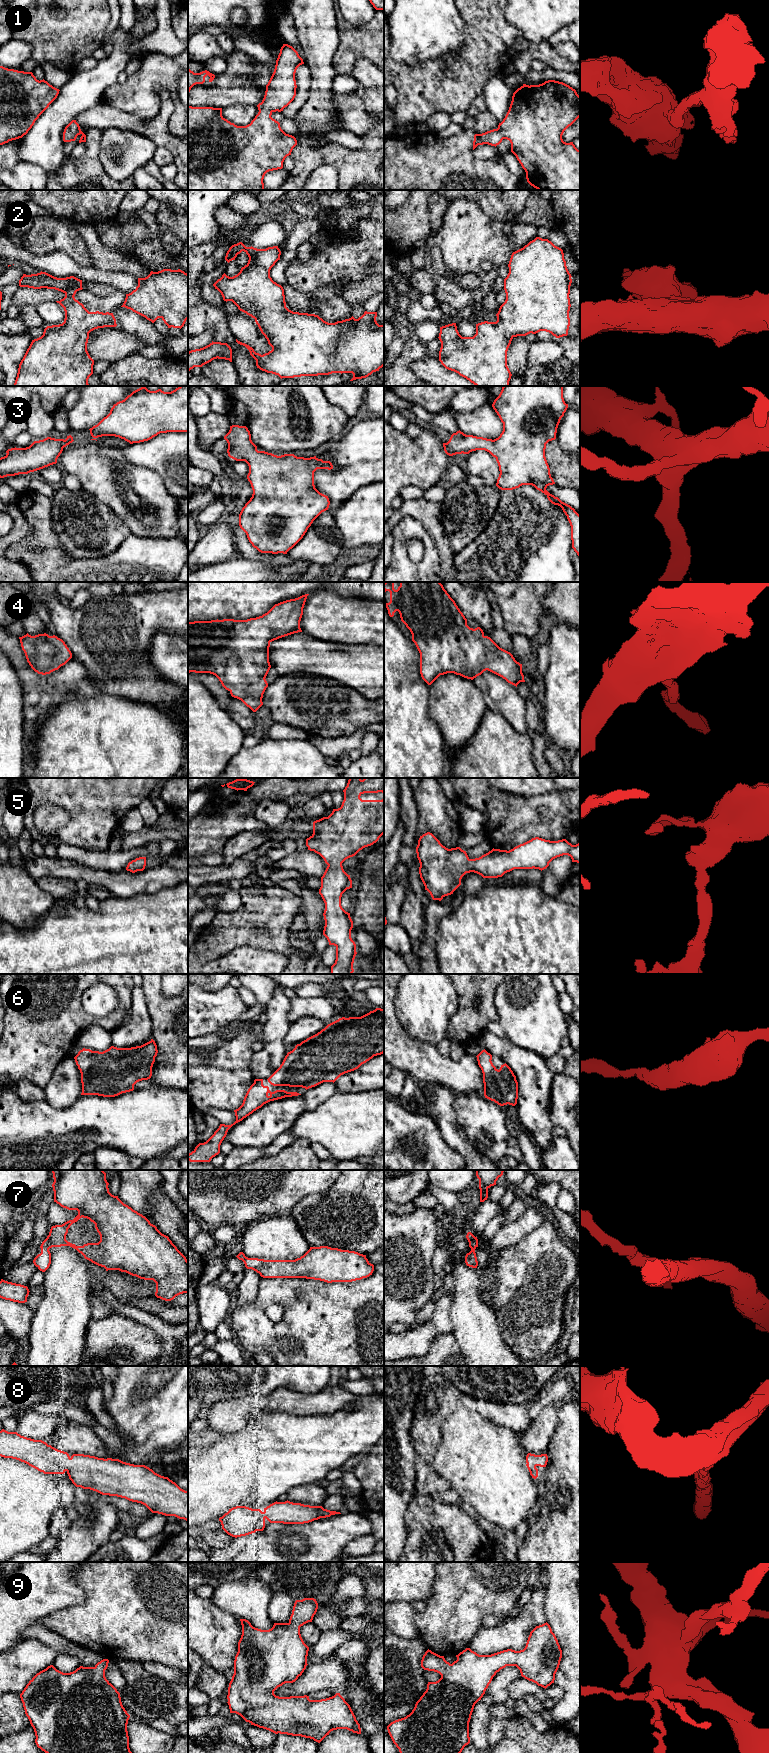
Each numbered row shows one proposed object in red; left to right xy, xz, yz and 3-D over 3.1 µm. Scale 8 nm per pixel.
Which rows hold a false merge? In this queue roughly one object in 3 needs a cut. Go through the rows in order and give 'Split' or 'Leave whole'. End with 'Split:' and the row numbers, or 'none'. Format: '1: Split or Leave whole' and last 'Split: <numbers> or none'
1: Leave whole
2: Leave whole
3: Leave whole
4: Leave whole
5: Leave whole
6: Leave whole
7: Split
8: Leave whole
9: Leave whole
Split: 7

